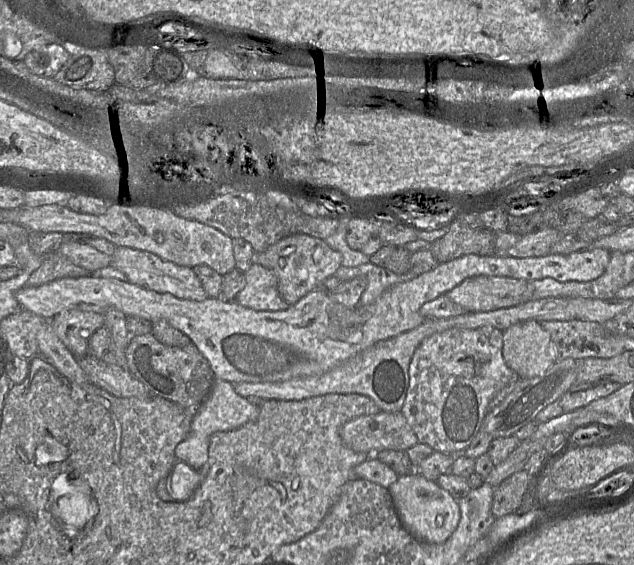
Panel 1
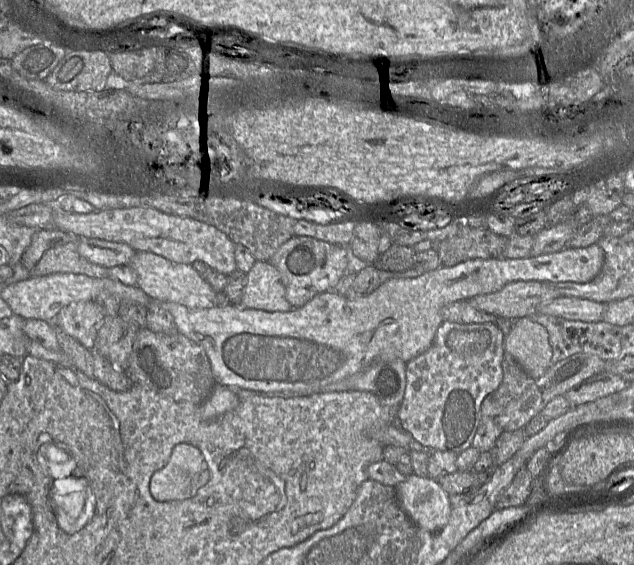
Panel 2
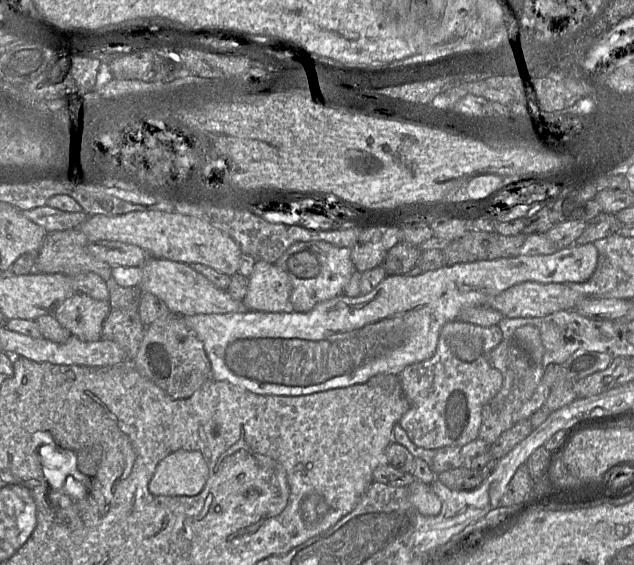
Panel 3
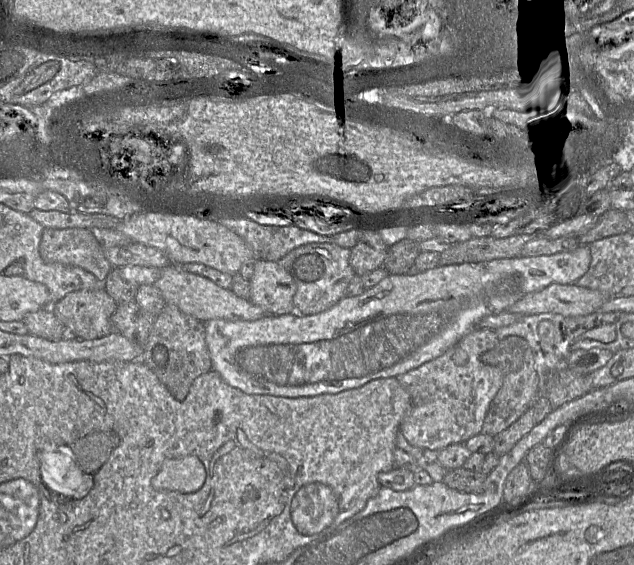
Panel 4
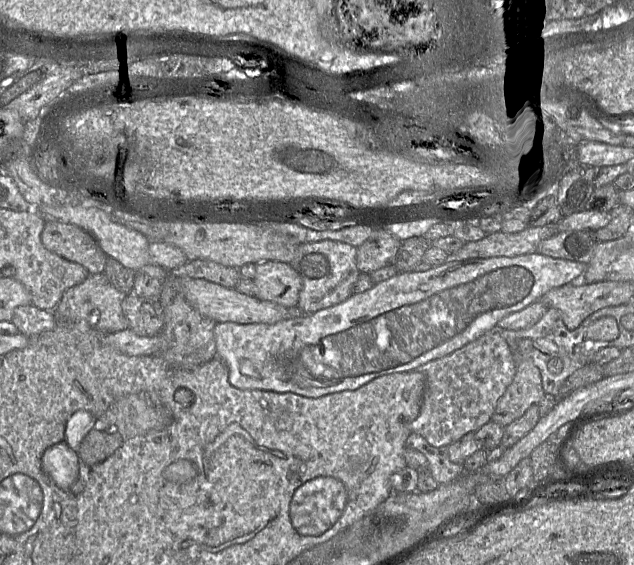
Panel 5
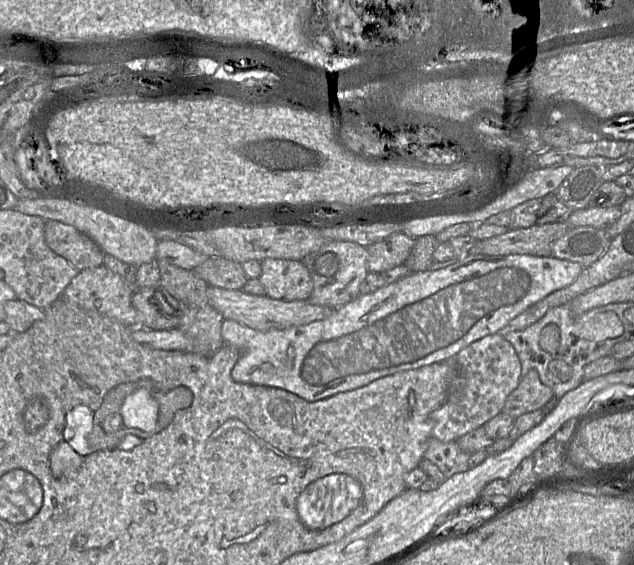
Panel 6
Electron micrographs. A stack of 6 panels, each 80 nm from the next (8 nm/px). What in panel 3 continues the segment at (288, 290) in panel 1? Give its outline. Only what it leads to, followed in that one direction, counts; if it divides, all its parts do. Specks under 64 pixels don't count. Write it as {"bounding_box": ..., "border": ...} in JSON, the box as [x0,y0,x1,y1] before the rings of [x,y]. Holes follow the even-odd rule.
{"bounding_box":[275,241,354,312],"border":[[[325,241],[297,242],[291,245],[275,265],[283,270],[291,282],[290,301],[294,311],[308,312],[320,302],[341,295],[354,273],[351,248],[337,247]]]}

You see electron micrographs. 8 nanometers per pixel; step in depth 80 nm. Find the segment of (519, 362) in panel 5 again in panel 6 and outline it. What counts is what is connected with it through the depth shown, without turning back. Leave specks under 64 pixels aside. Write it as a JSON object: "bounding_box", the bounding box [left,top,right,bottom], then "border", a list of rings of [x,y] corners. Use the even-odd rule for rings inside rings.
{"bounding_box":[502,369,553,419],"border":[[[531,369],[507,397],[502,412],[516,419],[541,409],[553,396],[552,389],[541,382],[536,370]]]}

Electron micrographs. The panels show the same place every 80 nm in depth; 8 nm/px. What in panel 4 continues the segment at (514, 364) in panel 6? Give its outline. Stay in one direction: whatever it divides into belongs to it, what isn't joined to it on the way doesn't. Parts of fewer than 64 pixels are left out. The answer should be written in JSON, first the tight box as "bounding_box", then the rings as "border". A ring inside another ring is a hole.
{"bounding_box":[397,328,503,451],"border":[[[475,328],[441,356],[397,377],[410,394],[413,405],[411,413],[400,424],[400,431],[410,444],[439,451],[450,444],[465,443],[481,433],[489,405],[503,383],[501,371],[483,363],[481,356],[498,342],[499,338],[494,330]]]}

